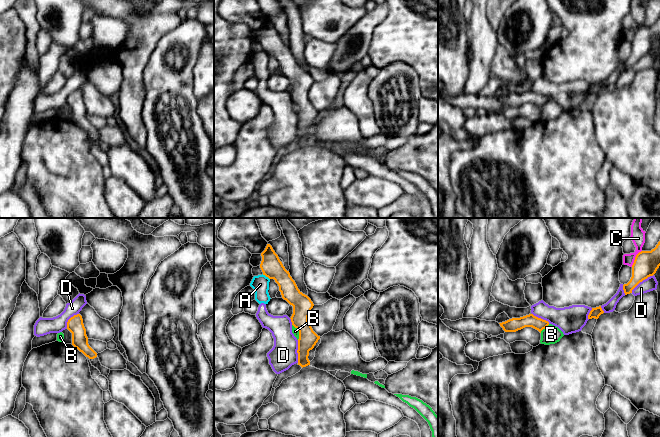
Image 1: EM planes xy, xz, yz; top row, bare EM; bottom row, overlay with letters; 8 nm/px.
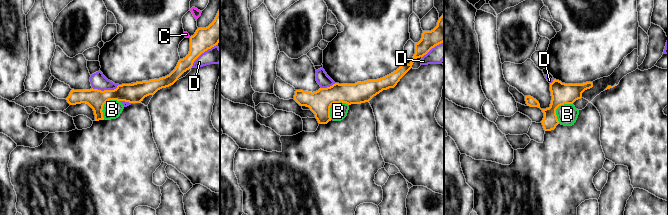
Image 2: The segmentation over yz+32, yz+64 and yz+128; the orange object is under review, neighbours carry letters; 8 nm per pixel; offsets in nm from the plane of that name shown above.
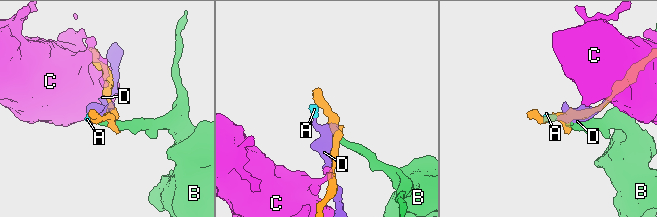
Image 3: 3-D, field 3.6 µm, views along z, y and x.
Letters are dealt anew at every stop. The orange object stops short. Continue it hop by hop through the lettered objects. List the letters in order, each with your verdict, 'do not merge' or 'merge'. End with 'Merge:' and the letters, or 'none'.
A: do not merge
B: do not merge
C: do not merge
D: do not merge
Merge: none

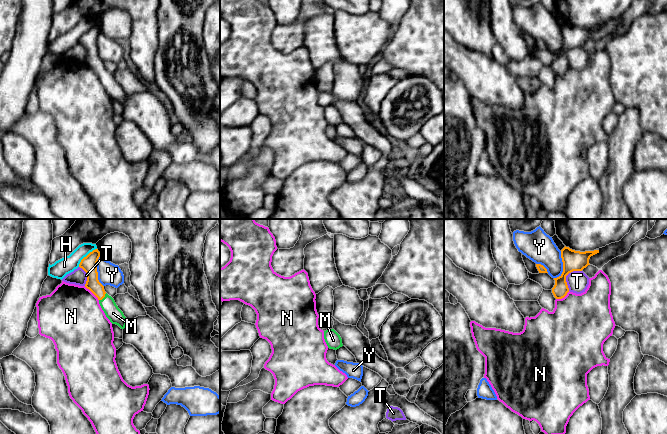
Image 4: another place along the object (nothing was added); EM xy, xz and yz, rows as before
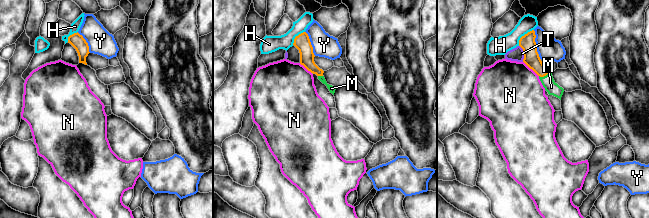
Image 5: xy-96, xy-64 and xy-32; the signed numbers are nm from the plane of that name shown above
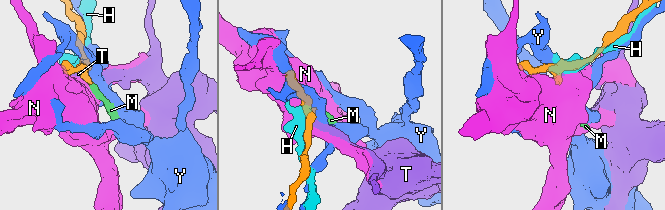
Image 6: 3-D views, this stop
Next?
H: do not merge
M: merge
N: do not merge
T: do not merge
Y: do not merge
Merge: M

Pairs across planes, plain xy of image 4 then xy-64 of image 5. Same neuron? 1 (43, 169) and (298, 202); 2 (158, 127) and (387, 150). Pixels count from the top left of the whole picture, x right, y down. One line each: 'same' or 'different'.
1: same
2: different

